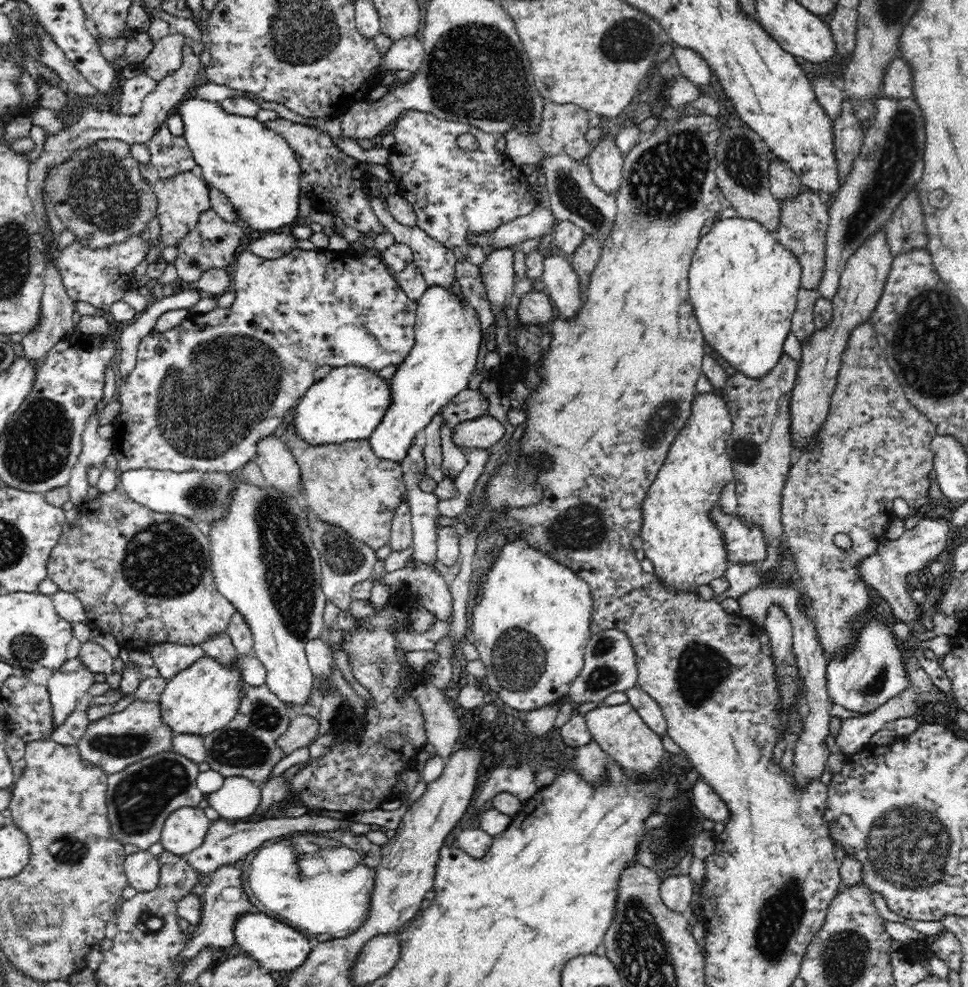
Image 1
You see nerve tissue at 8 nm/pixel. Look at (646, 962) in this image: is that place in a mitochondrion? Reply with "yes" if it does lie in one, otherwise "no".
yes

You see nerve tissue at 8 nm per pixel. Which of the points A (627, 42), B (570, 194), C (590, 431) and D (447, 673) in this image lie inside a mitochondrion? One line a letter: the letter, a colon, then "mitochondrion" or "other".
A: mitochondrion
B: mitochondrion
C: other
D: other

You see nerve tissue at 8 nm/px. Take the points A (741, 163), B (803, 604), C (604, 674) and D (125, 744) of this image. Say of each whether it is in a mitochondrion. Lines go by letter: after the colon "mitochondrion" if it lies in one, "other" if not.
A: mitochondrion
B: other
C: mitochondrion
D: mitochondrion

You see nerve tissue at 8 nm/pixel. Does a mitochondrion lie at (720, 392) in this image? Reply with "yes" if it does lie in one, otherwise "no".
no

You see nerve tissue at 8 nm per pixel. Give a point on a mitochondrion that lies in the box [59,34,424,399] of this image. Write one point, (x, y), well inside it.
(100, 193)

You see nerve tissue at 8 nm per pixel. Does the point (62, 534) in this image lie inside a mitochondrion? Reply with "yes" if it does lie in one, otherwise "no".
no

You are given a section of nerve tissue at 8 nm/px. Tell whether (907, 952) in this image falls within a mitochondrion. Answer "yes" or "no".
no

